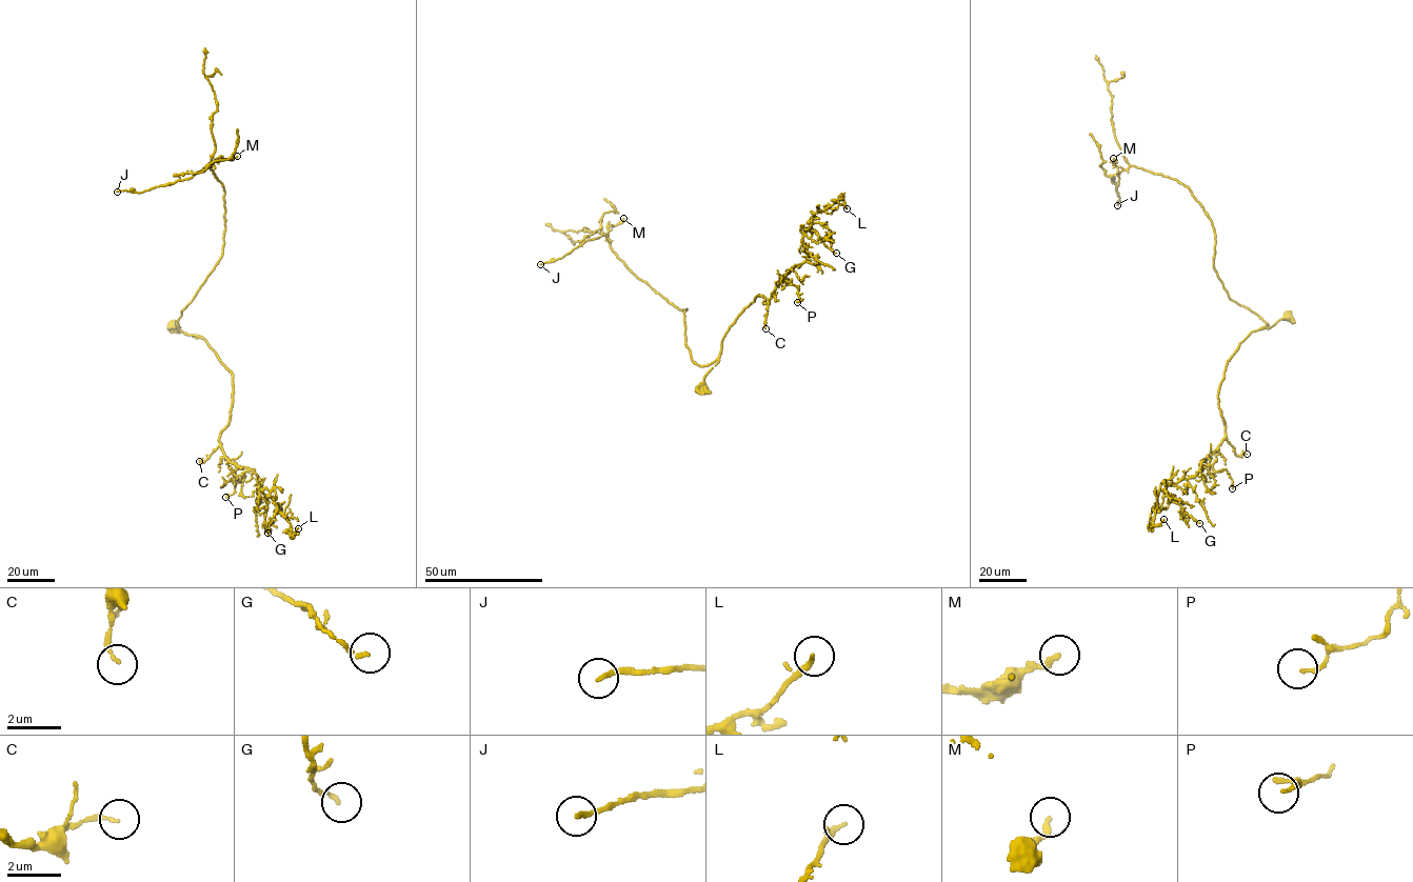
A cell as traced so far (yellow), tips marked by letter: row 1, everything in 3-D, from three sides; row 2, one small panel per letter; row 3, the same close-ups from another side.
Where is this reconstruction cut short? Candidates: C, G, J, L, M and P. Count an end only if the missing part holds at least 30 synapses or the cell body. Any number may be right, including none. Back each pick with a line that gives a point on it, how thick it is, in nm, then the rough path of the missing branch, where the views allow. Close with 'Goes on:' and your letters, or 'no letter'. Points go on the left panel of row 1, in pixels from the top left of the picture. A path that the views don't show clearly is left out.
J: (117, 192) | 150 nm | (117, 192), (82, 193)
Goes on: J

